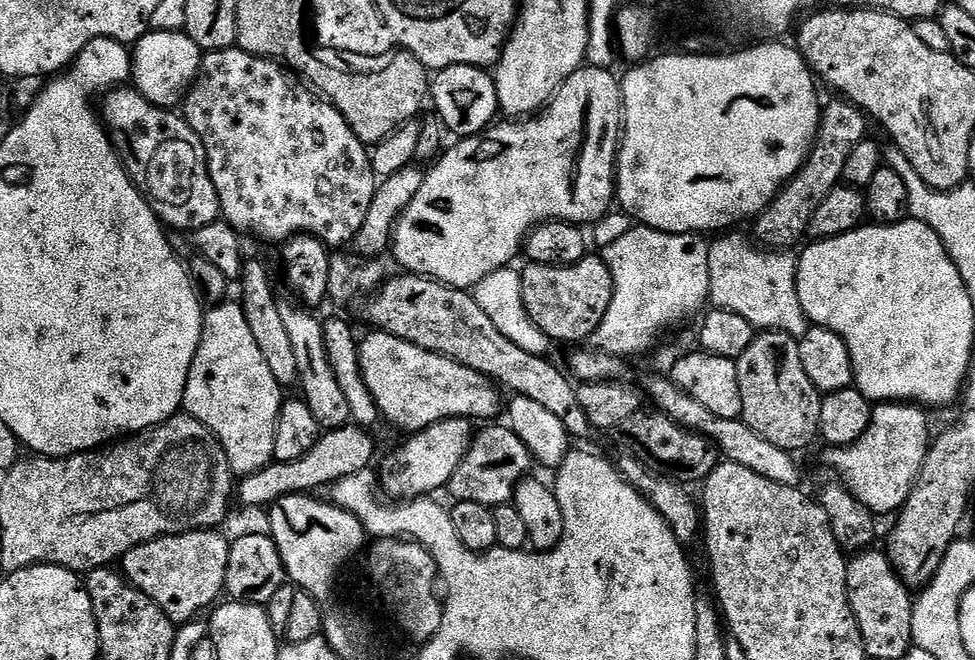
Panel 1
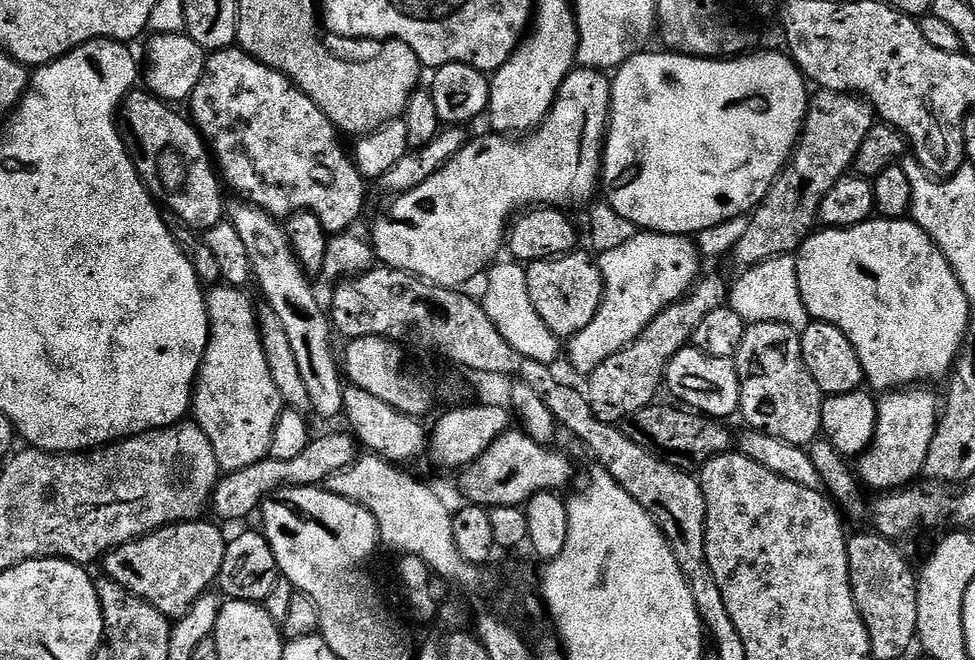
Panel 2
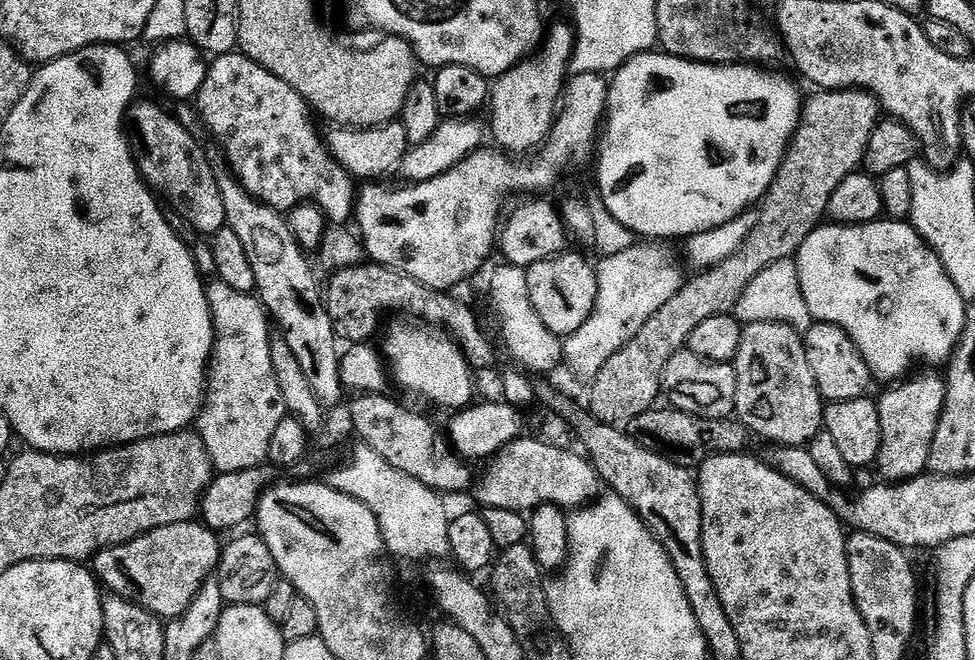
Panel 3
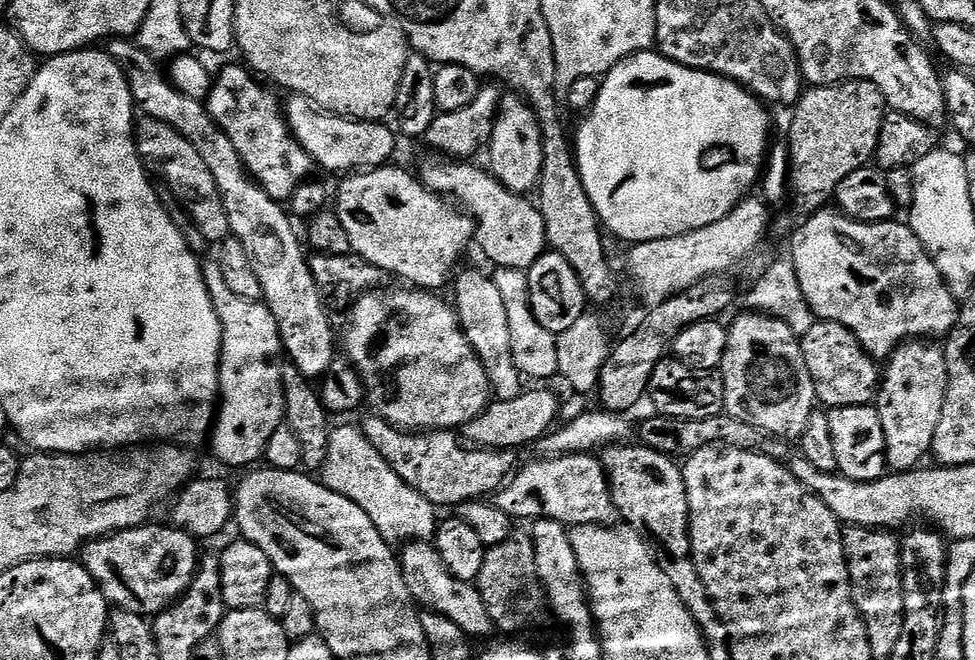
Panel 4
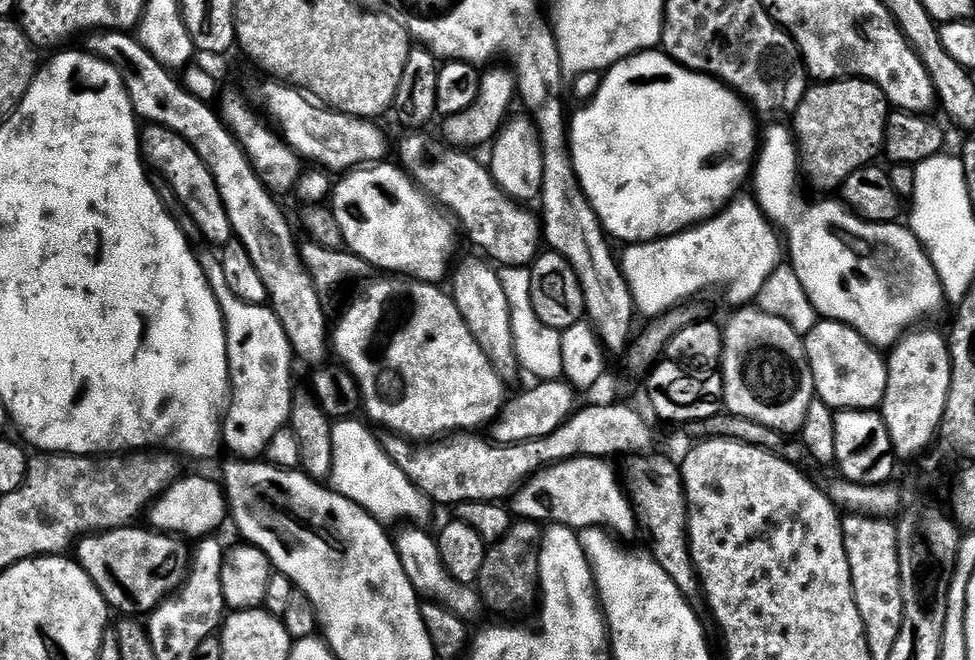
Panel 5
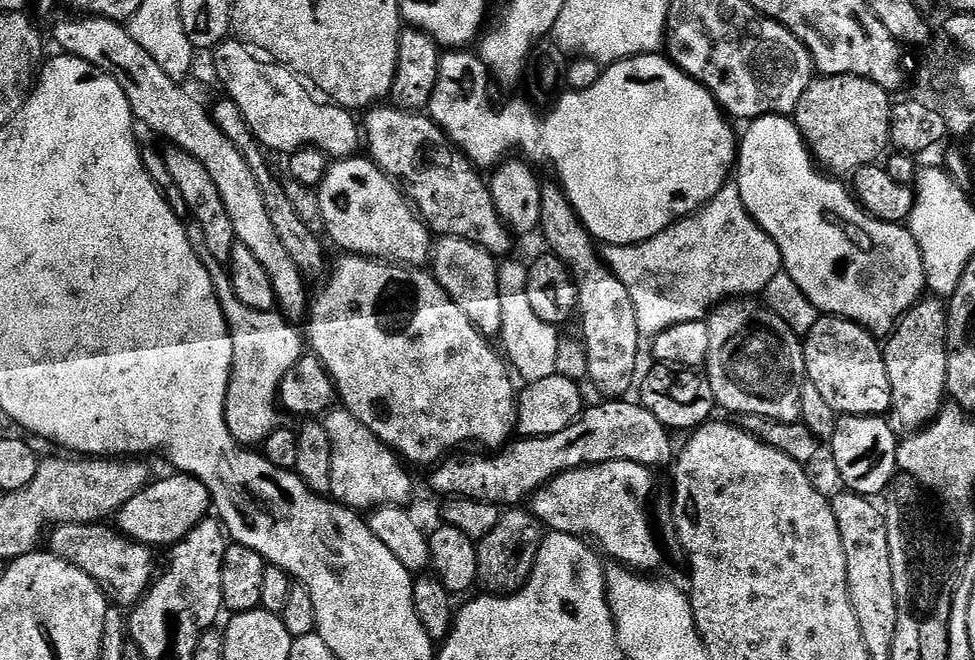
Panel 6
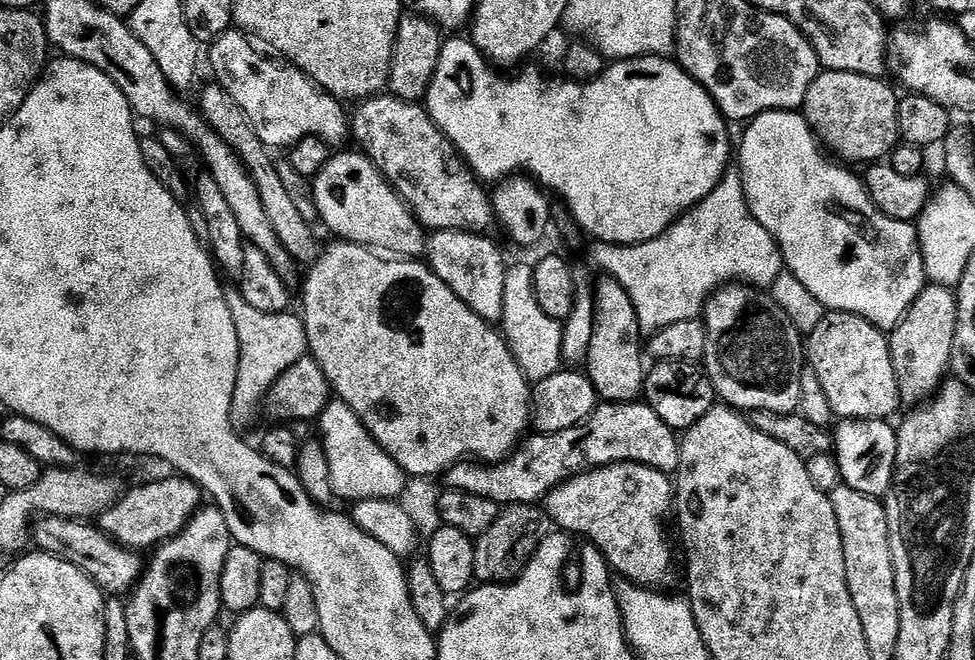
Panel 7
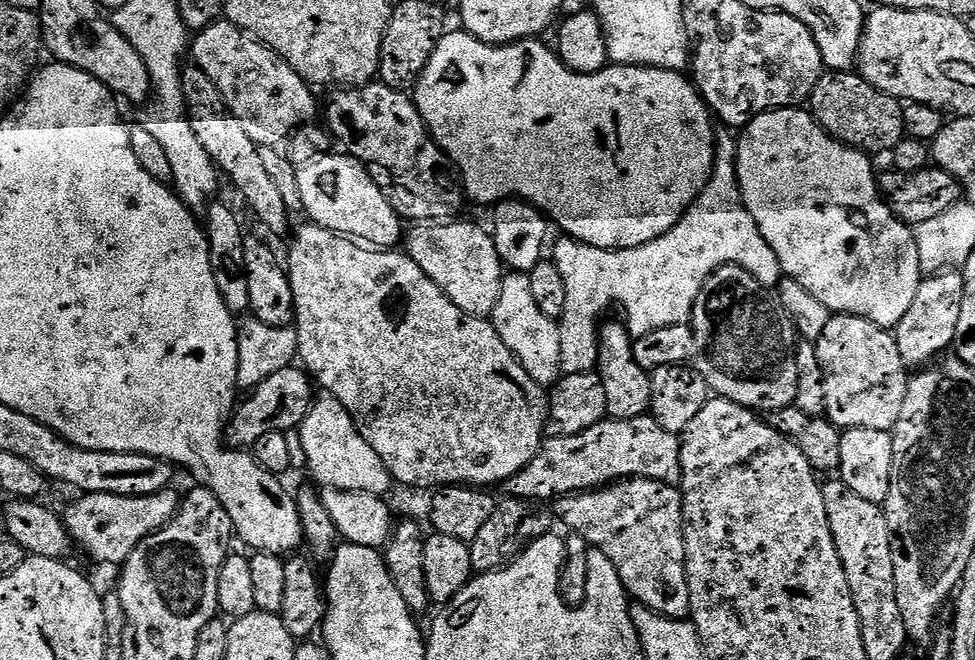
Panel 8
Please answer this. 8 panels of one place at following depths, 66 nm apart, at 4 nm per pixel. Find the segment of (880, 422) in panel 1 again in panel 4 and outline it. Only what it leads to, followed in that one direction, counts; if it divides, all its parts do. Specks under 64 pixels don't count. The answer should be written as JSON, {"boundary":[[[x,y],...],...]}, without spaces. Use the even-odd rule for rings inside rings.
{"boundary":[[[905,342],[892,353],[890,359],[887,361],[886,367],[882,372],[882,395],[878,400],[878,411],[880,417],[884,419],[884,433],[886,434],[886,450],[884,451],[885,456],[888,457],[888,468],[893,473],[898,472],[911,472],[921,463],[920,460],[925,455],[926,457],[931,453],[932,450],[932,439],[934,438],[934,430],[938,430],[938,418],[942,414],[942,402],[946,398],[946,386],[948,385],[948,367],[946,366],[946,358],[944,357],[943,347],[937,346],[932,342]]]}

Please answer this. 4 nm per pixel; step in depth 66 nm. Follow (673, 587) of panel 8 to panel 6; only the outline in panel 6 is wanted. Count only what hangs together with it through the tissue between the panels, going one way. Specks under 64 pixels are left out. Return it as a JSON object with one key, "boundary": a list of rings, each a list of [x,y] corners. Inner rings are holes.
{"boundary":[[[611,460],[601,464],[590,464],[587,468],[562,472],[549,484],[532,493],[530,511],[533,516],[539,518],[545,529],[581,538],[593,536],[600,543],[599,551],[605,557],[608,555],[612,562],[640,574],[652,574],[660,564],[660,548],[656,545],[656,536],[652,533],[651,526],[648,525],[648,499],[652,496],[652,472],[653,469],[649,465],[629,460]]]}

